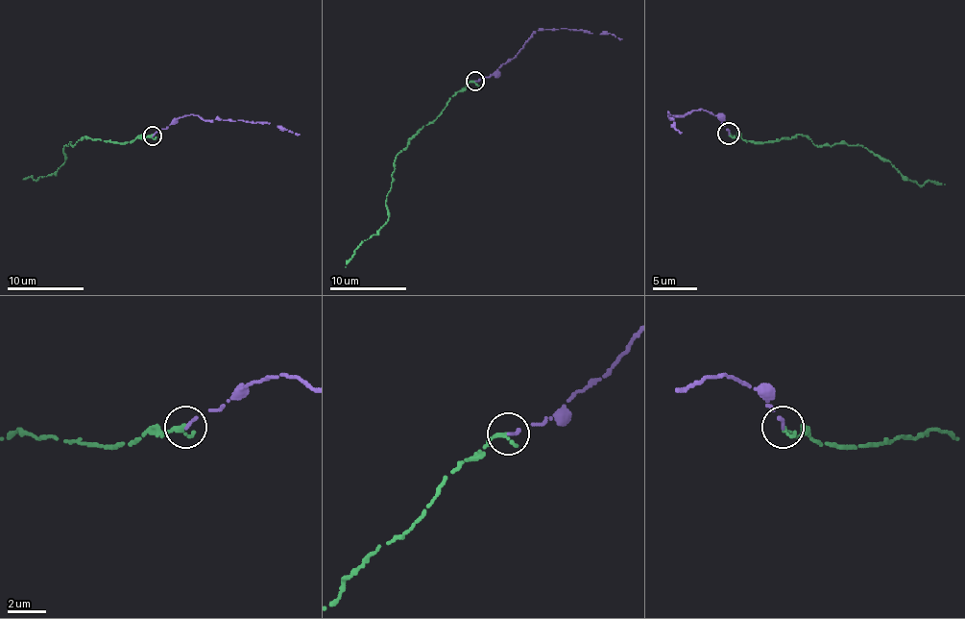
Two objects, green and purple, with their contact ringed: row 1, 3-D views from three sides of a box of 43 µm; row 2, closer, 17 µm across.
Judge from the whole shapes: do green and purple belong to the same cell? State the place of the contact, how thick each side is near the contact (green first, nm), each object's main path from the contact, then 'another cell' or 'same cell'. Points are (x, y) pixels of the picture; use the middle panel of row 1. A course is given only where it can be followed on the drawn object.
(475, 81) | 190/190 nm | green via (475, 81), (452, 96), (396, 156), (386, 200), (388, 220), (359, 245), (346, 266) | purple via (475, 81), (493, 76), (539, 30), (586, 30), (622, 39) | same cell

